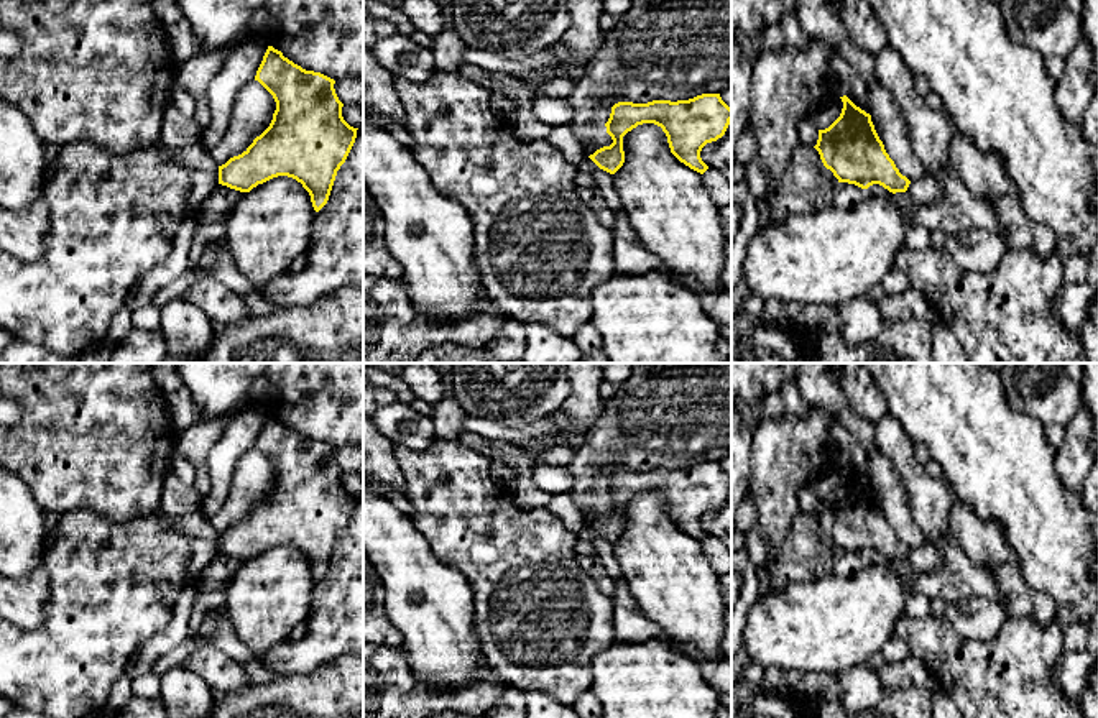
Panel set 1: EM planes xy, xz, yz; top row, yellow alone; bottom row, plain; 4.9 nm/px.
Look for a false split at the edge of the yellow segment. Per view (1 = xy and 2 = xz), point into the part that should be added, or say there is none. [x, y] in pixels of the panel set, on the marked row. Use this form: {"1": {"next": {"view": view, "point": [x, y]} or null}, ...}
{"1": {"next": null}, "2": {"next": null}}

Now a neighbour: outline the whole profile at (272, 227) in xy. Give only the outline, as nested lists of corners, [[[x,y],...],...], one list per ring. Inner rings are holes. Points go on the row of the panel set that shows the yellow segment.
[[[278,176],[242,192],[224,222],[224,243],[237,269],[250,283],[266,286],[306,256],[314,240],[314,217],[302,184]]]

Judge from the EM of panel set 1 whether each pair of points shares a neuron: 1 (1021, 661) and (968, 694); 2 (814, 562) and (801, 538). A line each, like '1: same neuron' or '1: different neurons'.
1: same neuron
2: same neuron

